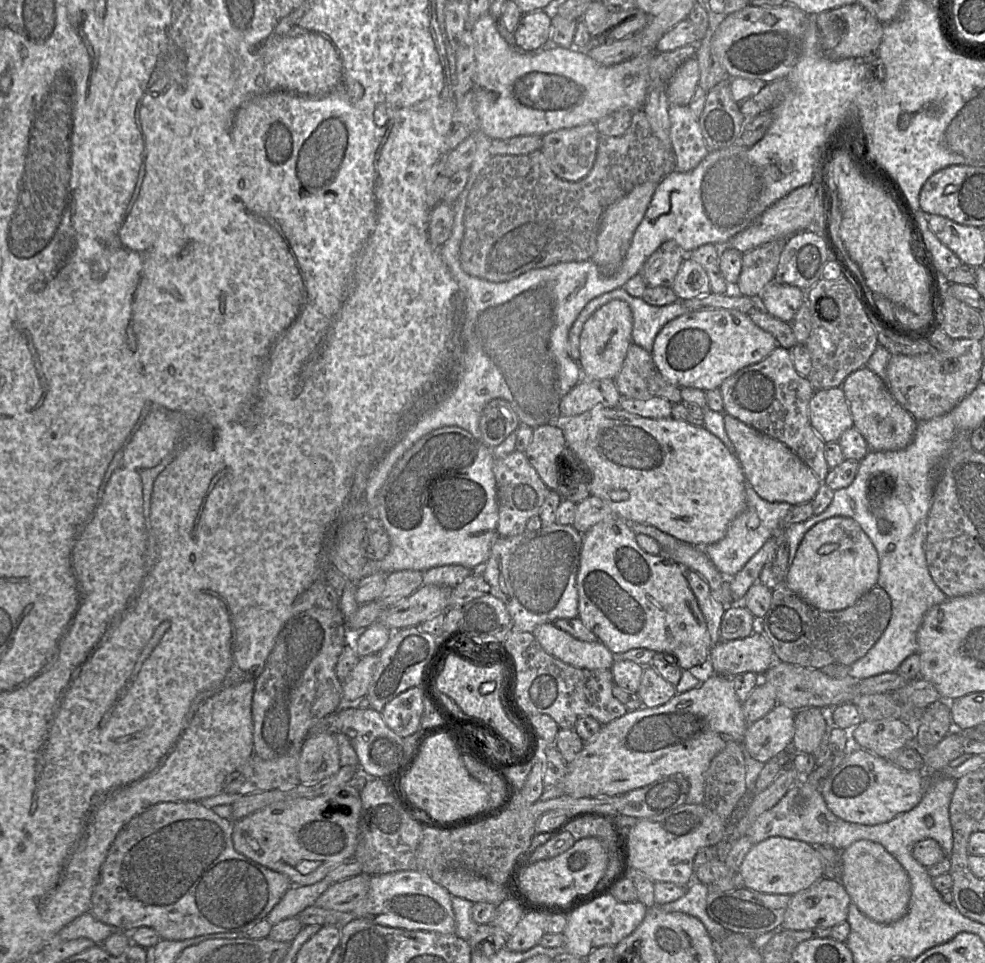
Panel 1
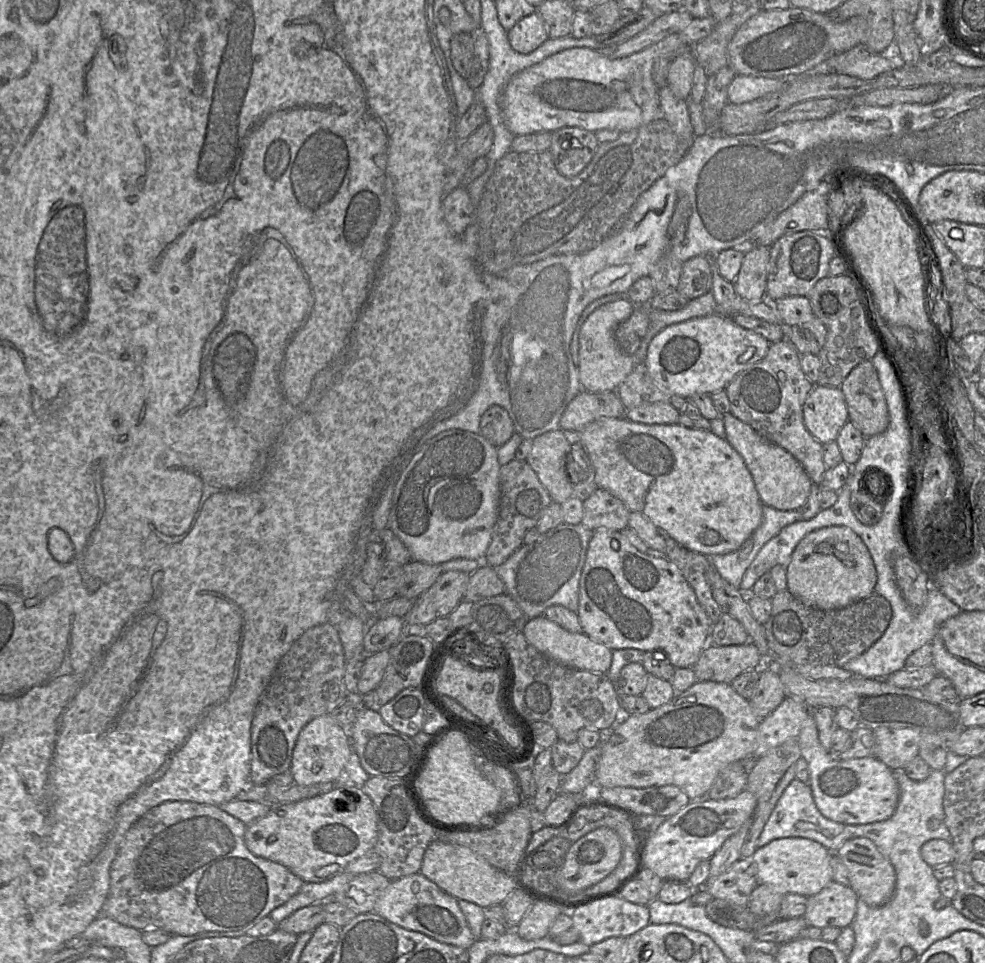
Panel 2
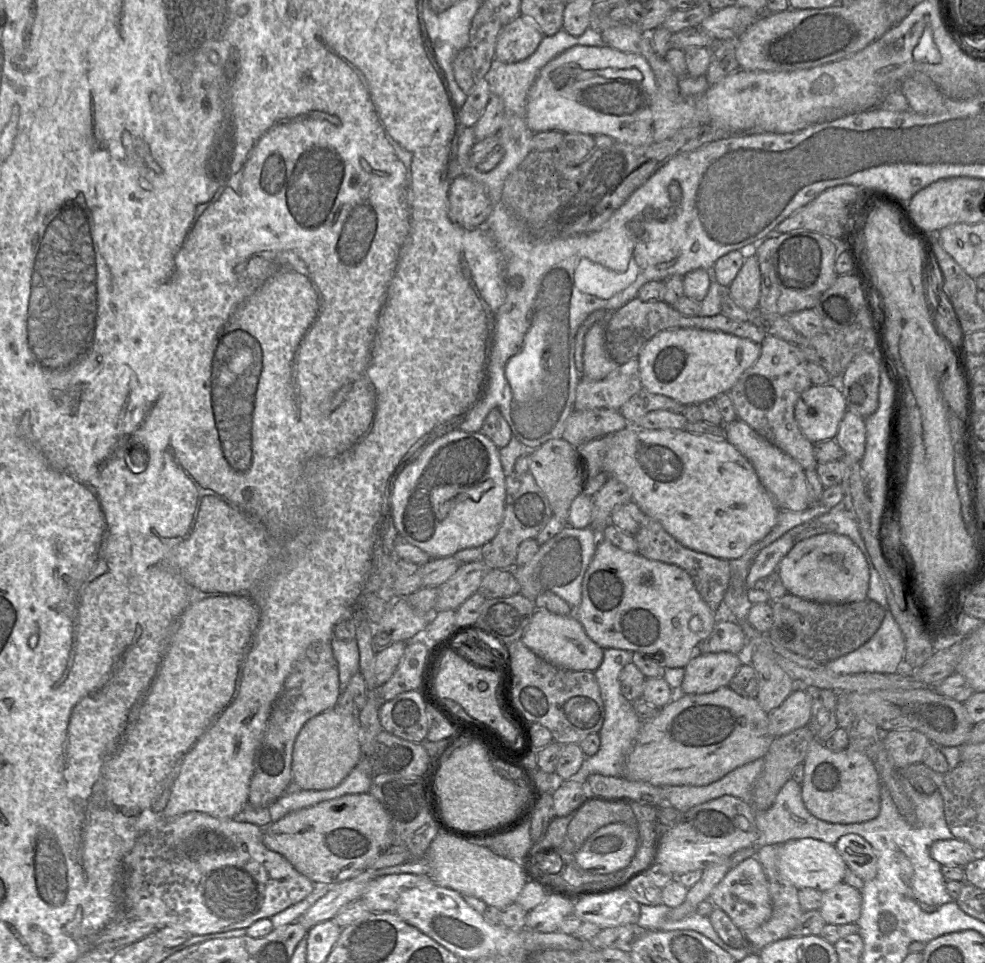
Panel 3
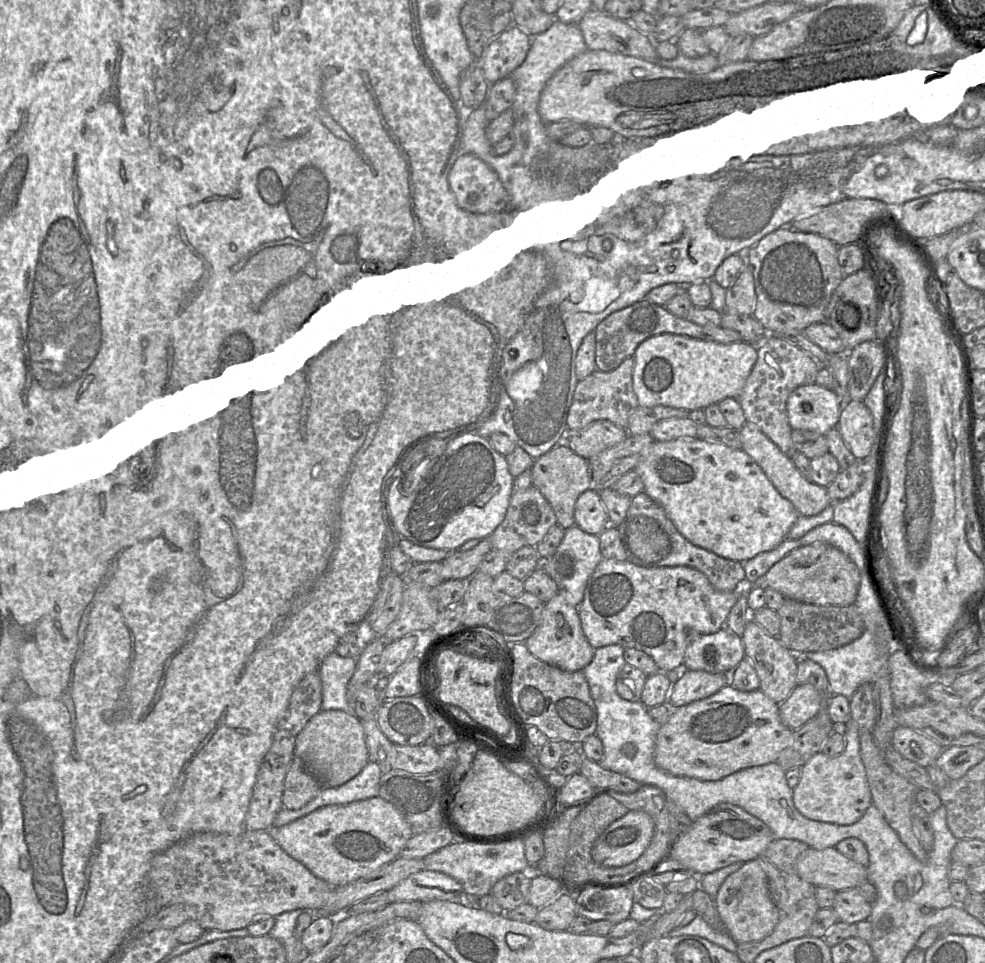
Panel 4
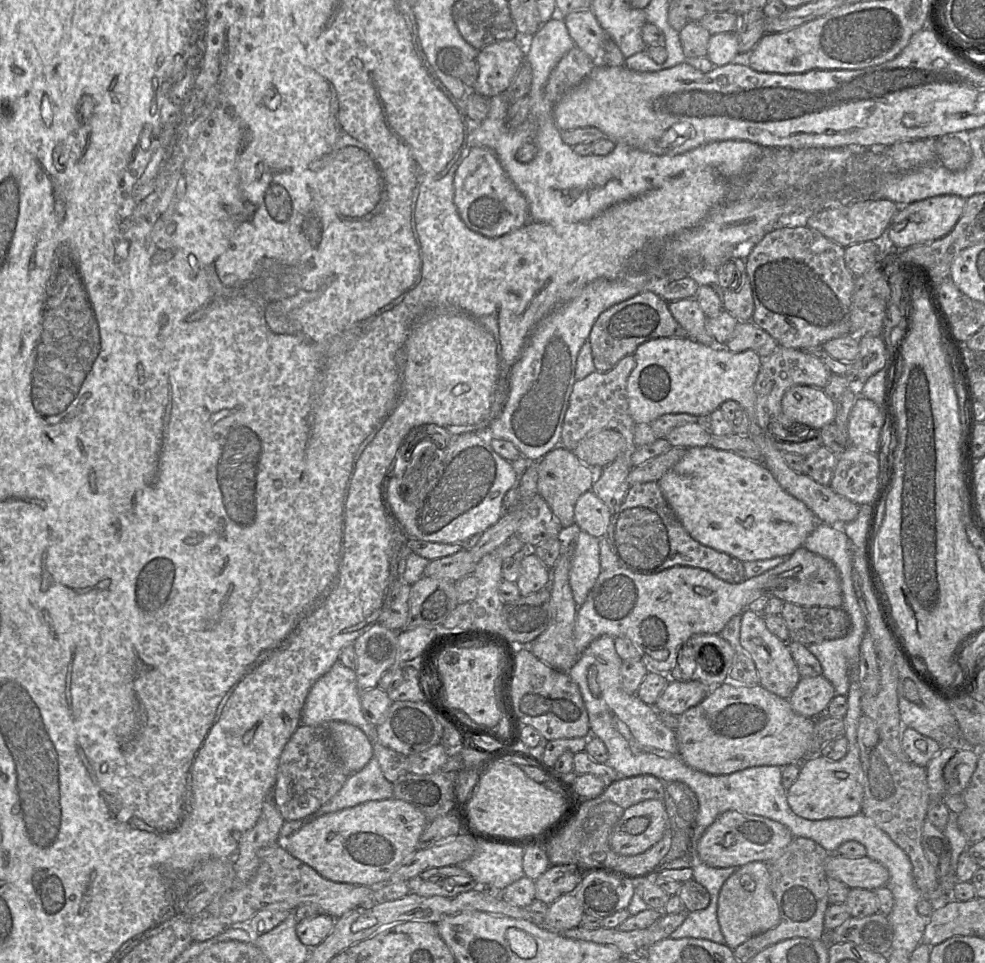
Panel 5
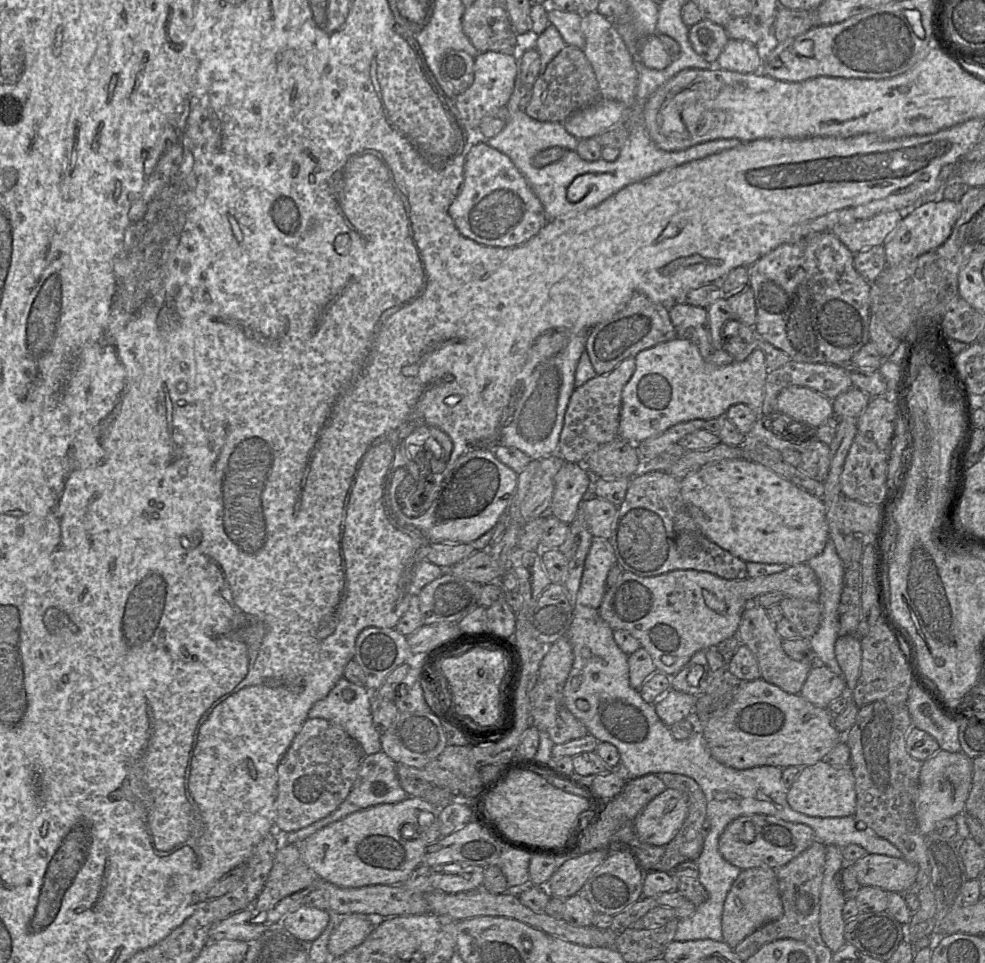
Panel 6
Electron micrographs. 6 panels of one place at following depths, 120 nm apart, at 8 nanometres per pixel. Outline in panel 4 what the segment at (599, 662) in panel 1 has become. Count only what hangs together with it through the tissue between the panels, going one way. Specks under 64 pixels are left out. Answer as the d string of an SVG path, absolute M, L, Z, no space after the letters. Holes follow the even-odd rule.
M561 591L545 603L540 623L524 643L536 658L567 672L583 670L595 652L582 630L578 607L569 603Z

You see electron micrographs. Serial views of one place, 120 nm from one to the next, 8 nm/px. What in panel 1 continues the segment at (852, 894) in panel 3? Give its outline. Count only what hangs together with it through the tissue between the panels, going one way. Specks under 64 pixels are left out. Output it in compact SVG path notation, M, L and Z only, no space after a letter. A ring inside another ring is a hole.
M821 878L810 887L791 896L780 929L811 930L813 928L832 928L847 920L851 899L842 883L837 879Z

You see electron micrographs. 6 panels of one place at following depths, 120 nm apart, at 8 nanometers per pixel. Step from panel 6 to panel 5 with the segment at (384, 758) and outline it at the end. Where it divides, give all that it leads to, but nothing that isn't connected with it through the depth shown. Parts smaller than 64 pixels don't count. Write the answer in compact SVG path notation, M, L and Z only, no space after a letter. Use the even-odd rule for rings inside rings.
M375 757L358 772L351 773L342 788L315 813L300 820L285 821L281 827L279 842L283 842L302 826L314 819L345 808L371 801L393 797L393 784L382 773Z

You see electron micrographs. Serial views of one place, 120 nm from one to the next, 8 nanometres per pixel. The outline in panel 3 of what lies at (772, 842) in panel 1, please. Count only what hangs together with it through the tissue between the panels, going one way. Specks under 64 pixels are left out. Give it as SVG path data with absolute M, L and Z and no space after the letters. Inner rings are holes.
M803 838L782 844L779 852L779 869L798 890L808 888L823 893L843 882L847 866L835 845L813 838Z

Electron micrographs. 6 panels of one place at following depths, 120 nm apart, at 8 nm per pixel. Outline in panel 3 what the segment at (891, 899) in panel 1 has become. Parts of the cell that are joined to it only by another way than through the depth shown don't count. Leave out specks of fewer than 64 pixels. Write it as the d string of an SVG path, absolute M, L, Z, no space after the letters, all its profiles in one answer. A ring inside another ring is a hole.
M854 833L841 836L835 847L847 868L864 882L875 878L877 857L871 844L862 836Z

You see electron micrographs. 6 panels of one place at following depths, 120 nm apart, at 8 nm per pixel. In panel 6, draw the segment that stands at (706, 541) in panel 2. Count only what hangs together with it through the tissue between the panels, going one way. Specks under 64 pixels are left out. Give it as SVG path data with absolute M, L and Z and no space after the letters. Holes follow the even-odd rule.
M722 459L700 467L681 479L681 495L703 535L744 562L788 566L806 563L823 551L829 539L827 506L822 498L749 459Z

